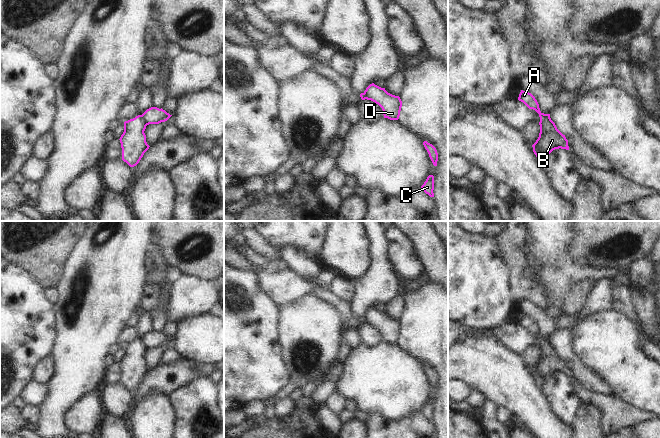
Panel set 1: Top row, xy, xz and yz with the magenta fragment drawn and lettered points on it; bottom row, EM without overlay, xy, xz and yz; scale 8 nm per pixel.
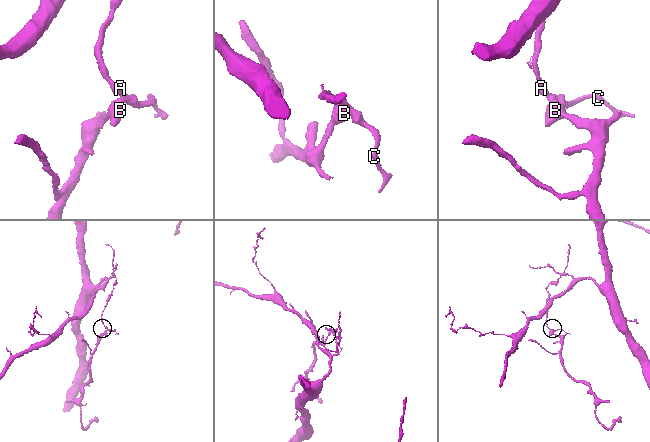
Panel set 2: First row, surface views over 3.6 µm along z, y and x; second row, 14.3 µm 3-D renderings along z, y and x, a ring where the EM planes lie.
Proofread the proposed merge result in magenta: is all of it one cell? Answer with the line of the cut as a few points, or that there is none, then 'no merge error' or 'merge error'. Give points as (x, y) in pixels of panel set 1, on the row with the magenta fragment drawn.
cut in xy along (140, 115), (148, 124); merge error

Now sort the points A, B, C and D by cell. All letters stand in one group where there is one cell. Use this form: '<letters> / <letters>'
A C D / B

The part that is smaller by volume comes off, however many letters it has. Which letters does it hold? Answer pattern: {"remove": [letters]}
{"remove": ["B"]}

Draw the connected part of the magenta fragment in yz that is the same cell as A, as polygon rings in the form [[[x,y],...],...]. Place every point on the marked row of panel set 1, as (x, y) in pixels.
[[[521,90],[518,100],[523,102],[529,109],[535,110],[539,114],[540,121],[542,121],[545,118],[550,118],[550,114],[544,114],[540,111],[537,100],[528,91]]]

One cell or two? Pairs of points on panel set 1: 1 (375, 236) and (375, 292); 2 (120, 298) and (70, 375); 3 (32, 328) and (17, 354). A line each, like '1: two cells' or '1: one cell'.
1: one cell
2: one cell
3: one cell

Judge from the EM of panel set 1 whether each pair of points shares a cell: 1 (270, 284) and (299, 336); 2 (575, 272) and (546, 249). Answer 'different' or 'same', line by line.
1: different
2: same

